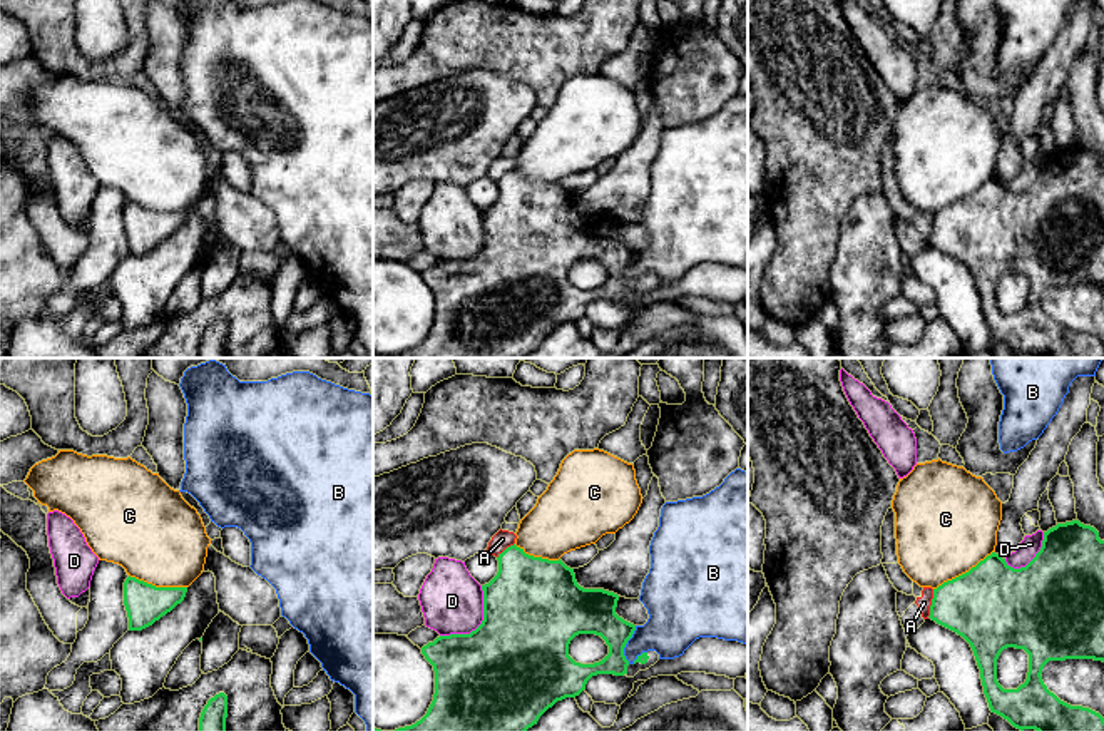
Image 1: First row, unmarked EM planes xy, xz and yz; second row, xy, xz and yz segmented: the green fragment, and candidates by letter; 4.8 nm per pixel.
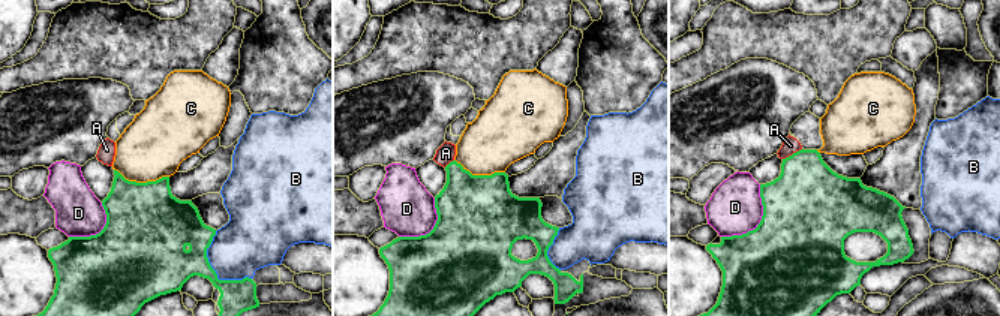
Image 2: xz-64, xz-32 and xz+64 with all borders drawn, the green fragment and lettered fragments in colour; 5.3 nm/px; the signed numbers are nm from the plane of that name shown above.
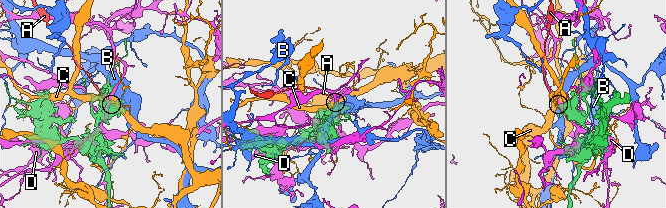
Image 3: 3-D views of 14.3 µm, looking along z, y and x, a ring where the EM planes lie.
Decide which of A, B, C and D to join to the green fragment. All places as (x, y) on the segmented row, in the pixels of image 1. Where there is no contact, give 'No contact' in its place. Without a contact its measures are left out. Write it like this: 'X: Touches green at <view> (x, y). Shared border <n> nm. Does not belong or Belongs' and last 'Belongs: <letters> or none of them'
A: Touches green at yz (932, 603). Shared border 140 nm. Does not belong
B: Touches green at xz (626, 643). Shared border 190 nm. Does not belong
C: Touches green at yz (966, 572). Shared border 340 nm. Does not belong
D: Touches green at xz (480, 624). Shared border 320 nm. Does not belong
Belongs: none of them

